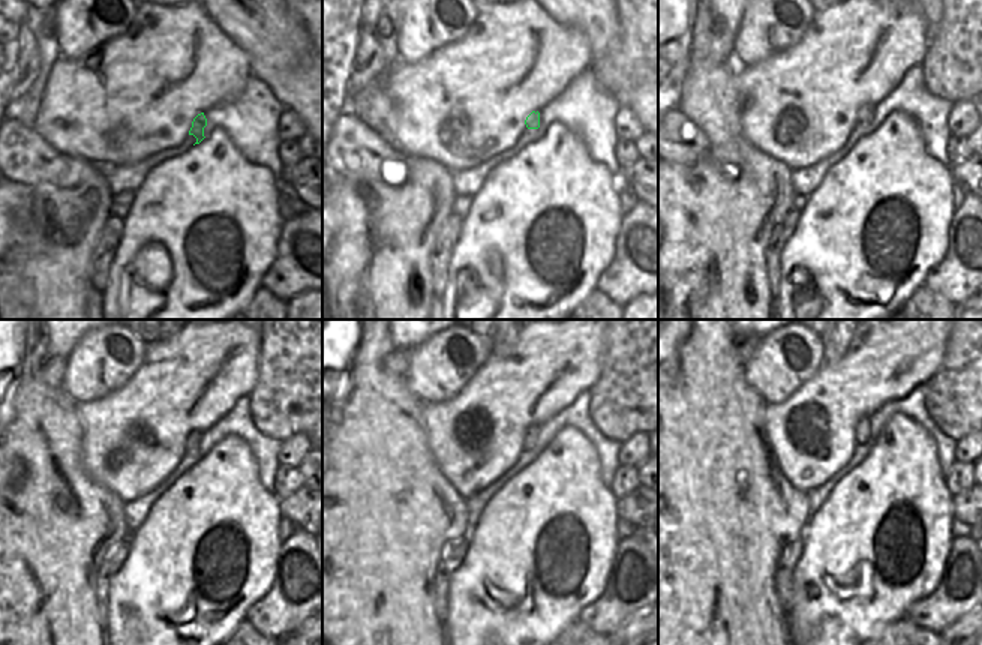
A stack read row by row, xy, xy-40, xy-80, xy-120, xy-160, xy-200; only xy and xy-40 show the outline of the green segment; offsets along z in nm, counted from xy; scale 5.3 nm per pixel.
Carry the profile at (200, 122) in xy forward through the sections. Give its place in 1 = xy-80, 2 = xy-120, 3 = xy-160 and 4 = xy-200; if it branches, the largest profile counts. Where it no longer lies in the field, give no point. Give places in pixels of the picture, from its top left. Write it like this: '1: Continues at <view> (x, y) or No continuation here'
1: Continues at xy-80 (864, 113)
2: Continues at xy-120 (194, 438)
3: Continues at xy-160 (529, 437)
4: Continues at xy-200 (862, 428)

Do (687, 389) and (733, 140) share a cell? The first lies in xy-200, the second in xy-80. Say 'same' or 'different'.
same

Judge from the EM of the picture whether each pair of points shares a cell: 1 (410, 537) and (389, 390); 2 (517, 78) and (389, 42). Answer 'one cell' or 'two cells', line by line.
1: one cell
2: two cells

